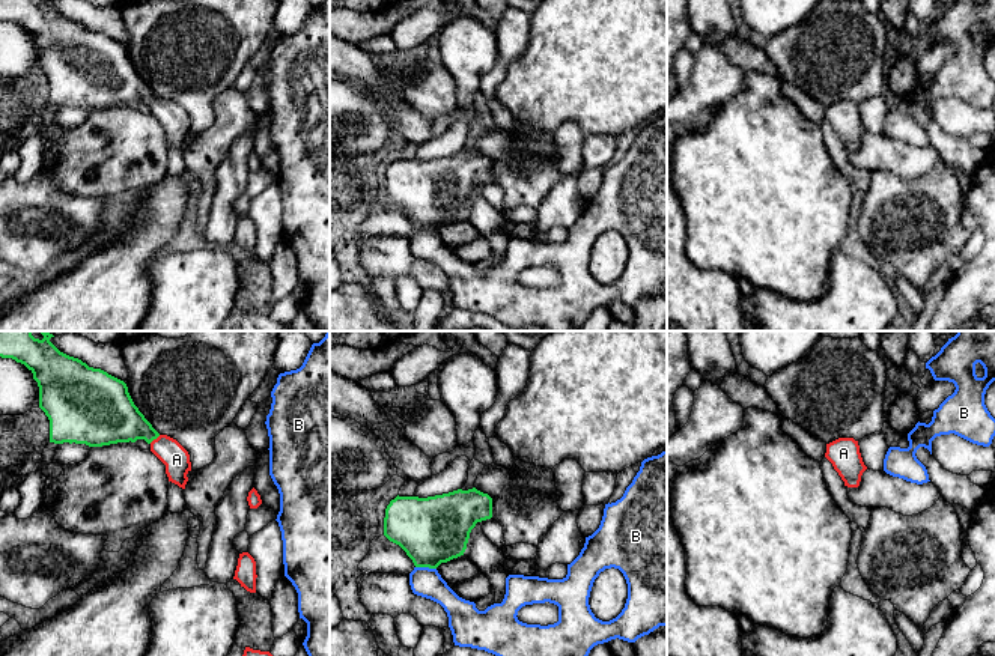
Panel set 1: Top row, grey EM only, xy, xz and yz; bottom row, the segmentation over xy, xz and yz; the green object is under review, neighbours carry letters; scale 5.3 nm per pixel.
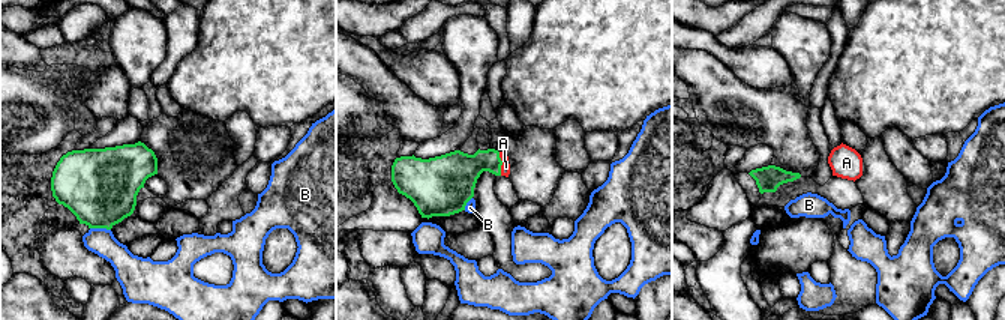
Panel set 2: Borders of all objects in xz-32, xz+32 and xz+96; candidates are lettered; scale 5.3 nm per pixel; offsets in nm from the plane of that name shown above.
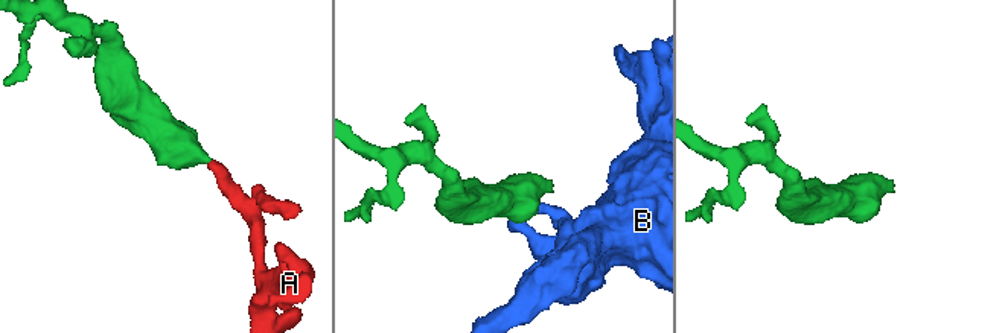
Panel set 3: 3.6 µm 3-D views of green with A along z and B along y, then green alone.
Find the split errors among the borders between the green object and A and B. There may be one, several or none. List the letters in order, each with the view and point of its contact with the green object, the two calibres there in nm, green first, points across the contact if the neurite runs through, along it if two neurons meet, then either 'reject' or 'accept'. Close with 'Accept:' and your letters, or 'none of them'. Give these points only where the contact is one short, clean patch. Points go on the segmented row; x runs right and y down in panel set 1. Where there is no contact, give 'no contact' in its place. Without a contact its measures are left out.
A: xy (154, 438) | 260/140 nm | across xy (113, 417), (143, 429), (154, 438), (176, 459) | accept
B: xz (426, 566) | 360/160 nm | along xz (416, 566), (435, 569) | reject
Accept: A

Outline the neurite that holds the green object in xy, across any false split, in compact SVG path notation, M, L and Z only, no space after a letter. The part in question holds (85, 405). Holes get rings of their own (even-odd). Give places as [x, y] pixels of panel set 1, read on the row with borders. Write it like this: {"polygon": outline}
{"polygon": "M0 331L0 357L12 358L17 363L24 364L32 373L39 387L39 408L50 420L50 442L63 444L75 442L86 444L89 447L102 447L117 442L135 442L145 439L151 445L151 451L166 465L166 474L169 481L185 489L188 481L187 474L191 471L191 462L188 451L173 438L160 435L145 415L134 405L128 387L123 381L108 375L101 369L89 367L78 358L69 357L60 352L50 339L54 337L48 331L41 331L42 340L35 339L32 331Z"}

